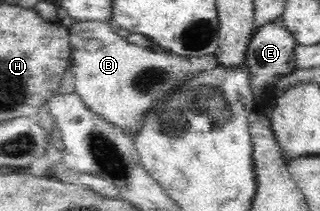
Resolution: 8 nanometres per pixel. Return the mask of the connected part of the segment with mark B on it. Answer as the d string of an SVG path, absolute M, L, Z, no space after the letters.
M76 21L69 28L69 41L71 49L71 71L75 76L75 91L80 95L88 110L92 110L100 119L118 127L134 140L139 131L145 114L162 98L173 93L181 87L194 73L207 71L218 66L216 55L204 55L200 57L186 57L168 53L152 52L150 49L136 47L136 44L128 42L126 37L116 33L112 21Z

